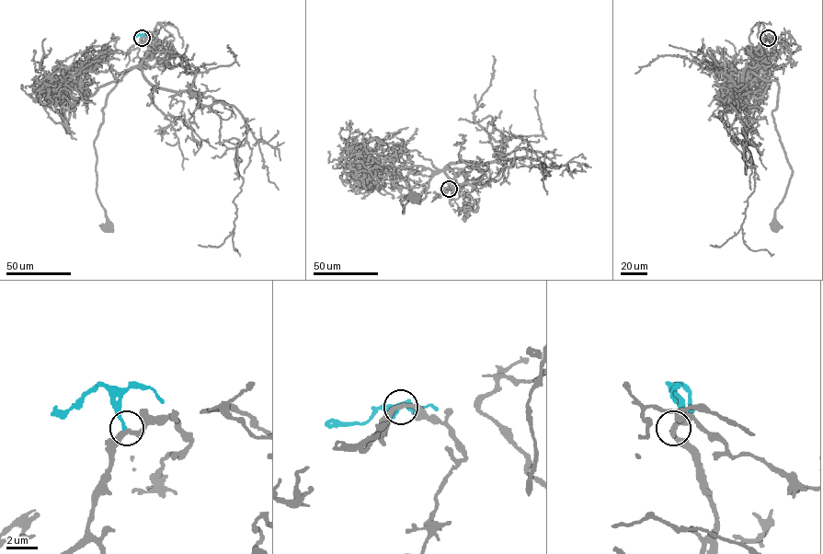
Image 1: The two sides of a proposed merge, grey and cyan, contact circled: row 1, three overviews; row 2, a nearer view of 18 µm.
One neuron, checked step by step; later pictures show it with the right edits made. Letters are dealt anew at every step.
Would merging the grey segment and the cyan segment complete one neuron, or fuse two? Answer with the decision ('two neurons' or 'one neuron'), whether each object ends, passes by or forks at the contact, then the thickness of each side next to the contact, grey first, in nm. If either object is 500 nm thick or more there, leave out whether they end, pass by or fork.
one neuron | grey passes by | cyan ends | 260/200 nm

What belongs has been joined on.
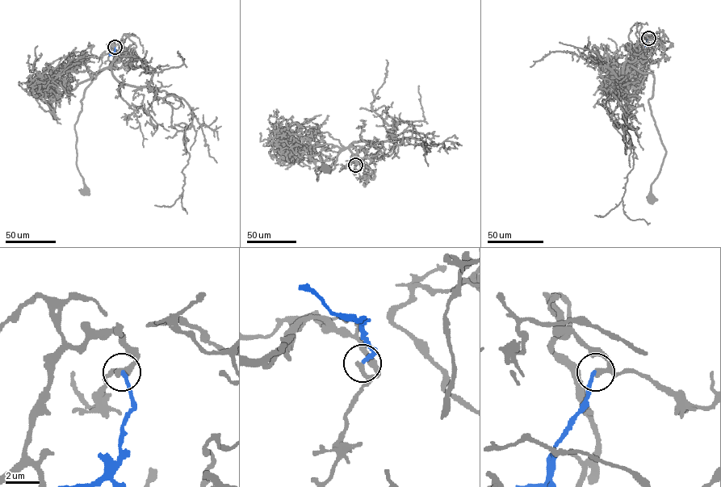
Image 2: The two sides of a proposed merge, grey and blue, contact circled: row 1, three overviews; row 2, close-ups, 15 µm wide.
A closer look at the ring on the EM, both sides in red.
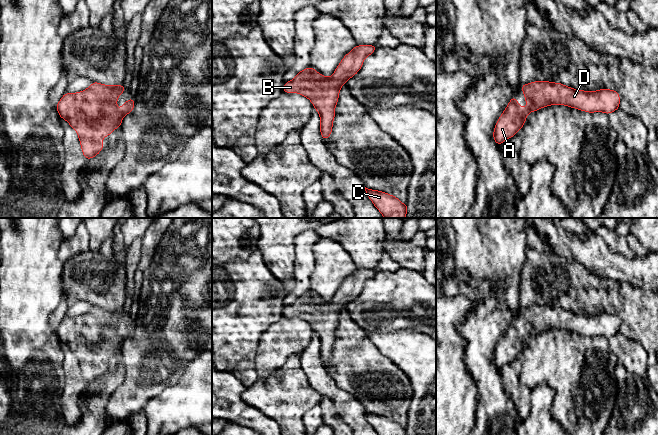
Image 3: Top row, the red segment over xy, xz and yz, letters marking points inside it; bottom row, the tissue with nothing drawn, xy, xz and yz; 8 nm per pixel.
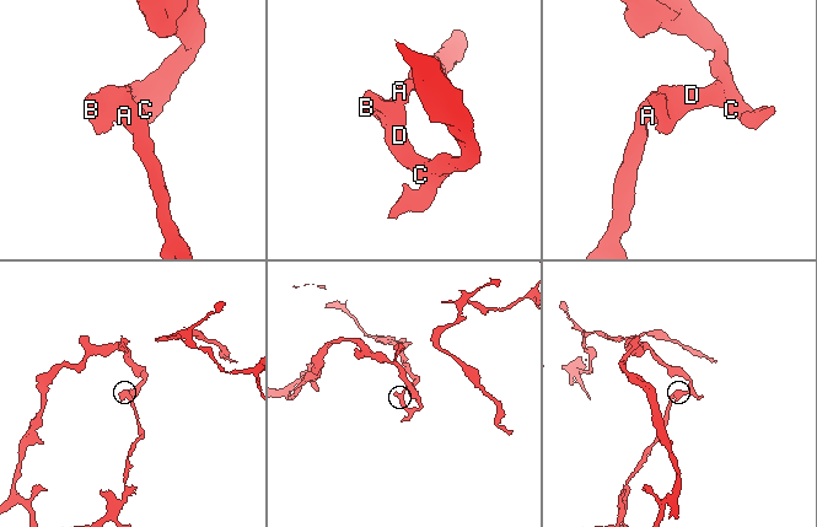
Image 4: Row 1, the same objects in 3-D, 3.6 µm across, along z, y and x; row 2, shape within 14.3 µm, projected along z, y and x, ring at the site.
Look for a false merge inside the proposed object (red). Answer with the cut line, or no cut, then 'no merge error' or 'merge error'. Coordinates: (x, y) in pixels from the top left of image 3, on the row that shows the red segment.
no cut; no merge error

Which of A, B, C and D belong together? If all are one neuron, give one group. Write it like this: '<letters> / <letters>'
A B C D

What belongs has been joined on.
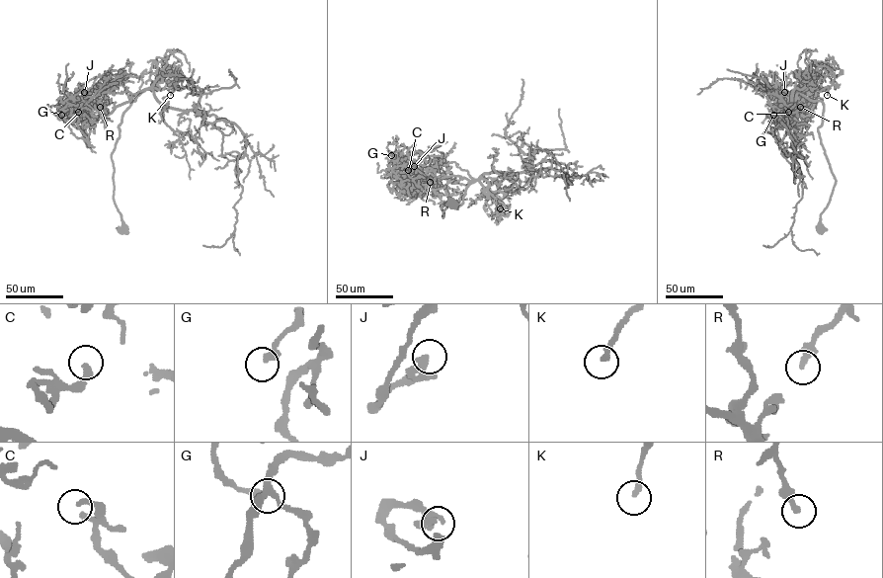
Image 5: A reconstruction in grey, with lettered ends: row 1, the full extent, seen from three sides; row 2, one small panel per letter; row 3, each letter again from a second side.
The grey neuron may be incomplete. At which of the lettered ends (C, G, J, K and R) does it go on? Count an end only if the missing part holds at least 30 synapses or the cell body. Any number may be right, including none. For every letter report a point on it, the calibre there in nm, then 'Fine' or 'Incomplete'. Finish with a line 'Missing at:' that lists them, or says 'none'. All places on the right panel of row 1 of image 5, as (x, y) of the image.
C: Place: (788, 112). Thickness 240 nm. Fine
G: Place: (773, 115). Thickness 320 nm. Fine
J: Place: (784, 92). Thickness 240 nm. Fine
K: Place: (827, 95). Thickness 240 nm. Fine
R: Place: (800, 107). Thickness 260 nm. Fine
Missing at: none

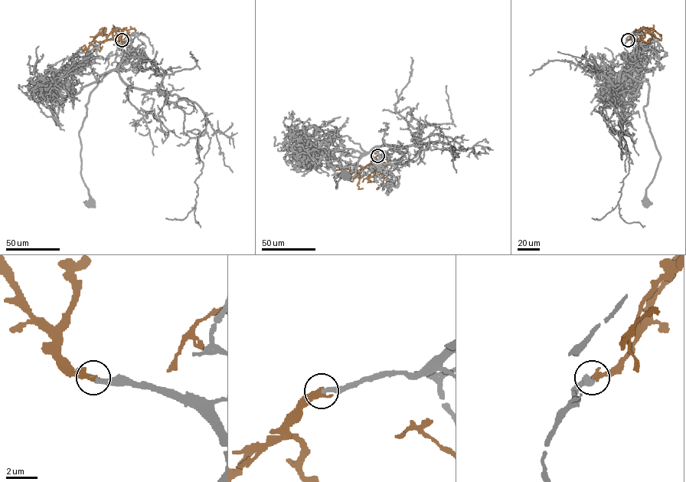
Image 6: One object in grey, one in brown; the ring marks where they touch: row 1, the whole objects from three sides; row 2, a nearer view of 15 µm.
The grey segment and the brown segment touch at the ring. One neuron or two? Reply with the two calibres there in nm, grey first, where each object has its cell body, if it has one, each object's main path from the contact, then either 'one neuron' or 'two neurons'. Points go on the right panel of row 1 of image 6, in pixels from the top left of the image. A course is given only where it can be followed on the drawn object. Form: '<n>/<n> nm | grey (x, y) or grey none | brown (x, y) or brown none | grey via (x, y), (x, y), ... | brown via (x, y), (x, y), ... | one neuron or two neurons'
300/400 nm | grey (645, 204) | brown none | grey via (628, 40), (622, 68), (648, 83), (644, 111), (660, 155), (646, 189), (646, 204) | brown via (628, 40), (635, 29), (641, 36), (644, 32), (645, 37), (639, 39), (641, 54) | one neuron

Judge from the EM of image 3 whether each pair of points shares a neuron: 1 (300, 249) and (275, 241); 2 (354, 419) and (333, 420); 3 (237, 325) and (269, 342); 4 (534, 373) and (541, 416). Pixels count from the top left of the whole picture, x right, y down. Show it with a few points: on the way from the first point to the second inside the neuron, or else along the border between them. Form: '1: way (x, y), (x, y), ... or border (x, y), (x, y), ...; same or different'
1: border (308, 229), (301, 232), (295, 239), (293, 271); different
2: border (330, 399), (334, 404), (335, 412), (347, 424); different
3: border (277, 321), (263, 333), (257, 349); different
4: border (531, 390), (546, 383), (554, 392), (554, 401); different

